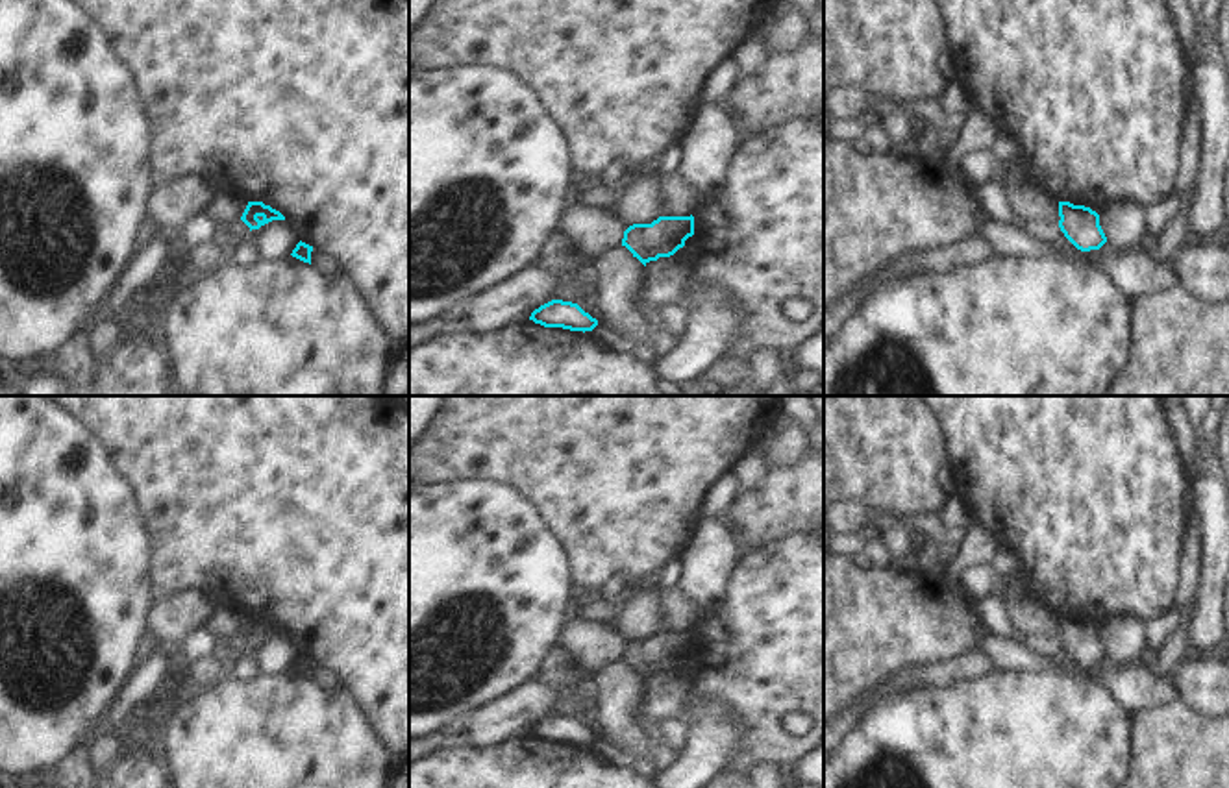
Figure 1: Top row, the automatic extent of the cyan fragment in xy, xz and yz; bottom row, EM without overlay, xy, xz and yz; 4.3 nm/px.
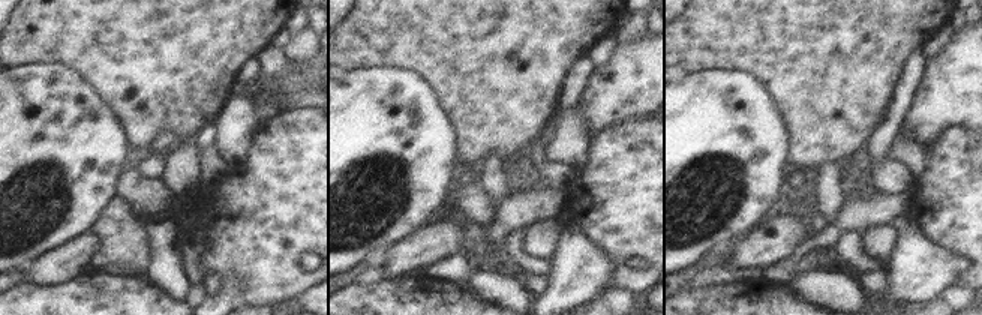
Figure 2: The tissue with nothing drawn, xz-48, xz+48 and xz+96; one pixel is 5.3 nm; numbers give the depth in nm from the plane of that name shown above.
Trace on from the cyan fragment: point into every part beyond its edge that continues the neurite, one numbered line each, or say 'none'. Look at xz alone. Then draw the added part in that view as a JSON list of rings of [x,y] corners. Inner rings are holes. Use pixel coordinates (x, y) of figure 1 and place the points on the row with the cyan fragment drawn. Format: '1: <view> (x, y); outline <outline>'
none

